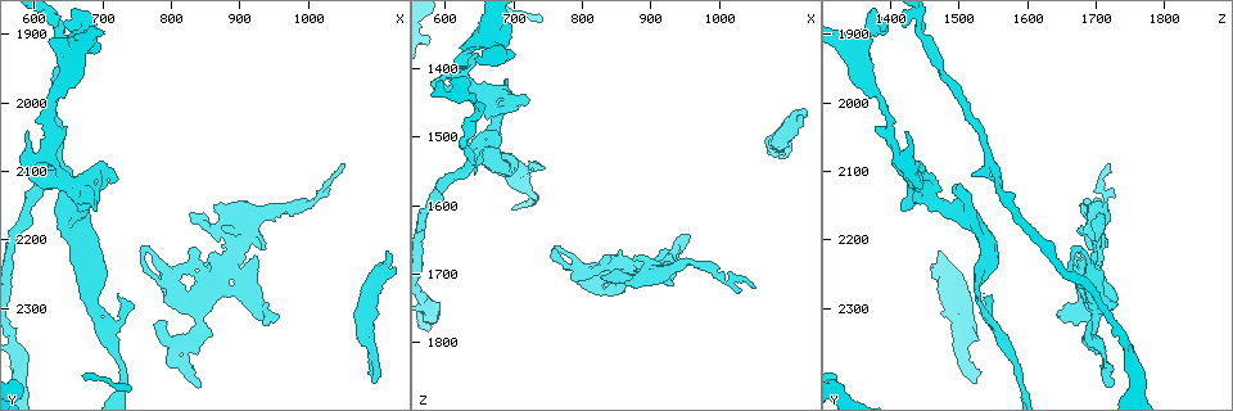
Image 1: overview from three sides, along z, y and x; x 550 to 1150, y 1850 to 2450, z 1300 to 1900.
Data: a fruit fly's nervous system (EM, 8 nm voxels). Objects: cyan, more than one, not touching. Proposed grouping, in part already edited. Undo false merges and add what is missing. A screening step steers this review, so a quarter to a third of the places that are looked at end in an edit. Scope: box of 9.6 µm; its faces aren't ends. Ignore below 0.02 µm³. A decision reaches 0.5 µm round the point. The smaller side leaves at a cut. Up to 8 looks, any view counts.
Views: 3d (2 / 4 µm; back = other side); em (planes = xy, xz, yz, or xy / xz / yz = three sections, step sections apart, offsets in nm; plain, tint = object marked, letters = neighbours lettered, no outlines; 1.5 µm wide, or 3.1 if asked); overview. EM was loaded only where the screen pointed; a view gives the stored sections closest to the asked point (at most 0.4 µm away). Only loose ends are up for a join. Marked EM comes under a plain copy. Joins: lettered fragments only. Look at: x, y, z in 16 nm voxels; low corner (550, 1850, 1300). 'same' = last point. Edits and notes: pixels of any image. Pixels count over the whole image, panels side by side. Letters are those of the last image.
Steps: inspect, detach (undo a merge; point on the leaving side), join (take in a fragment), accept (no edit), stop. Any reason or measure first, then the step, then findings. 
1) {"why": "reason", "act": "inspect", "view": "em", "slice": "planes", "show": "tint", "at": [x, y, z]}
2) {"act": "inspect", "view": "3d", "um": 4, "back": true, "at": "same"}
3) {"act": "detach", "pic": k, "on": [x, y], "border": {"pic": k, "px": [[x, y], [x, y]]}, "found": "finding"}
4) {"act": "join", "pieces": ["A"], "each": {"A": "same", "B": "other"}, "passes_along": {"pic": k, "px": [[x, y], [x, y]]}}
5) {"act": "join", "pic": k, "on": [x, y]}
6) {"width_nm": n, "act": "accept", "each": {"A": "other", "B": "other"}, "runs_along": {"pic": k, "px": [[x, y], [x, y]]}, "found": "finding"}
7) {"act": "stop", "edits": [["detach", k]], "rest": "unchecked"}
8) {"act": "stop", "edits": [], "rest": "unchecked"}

{"why": "abrupt turn", "act": "inspect", "view": "em", "slice": "planes", "show": "letters", "at": [805, 2370, 1710]}

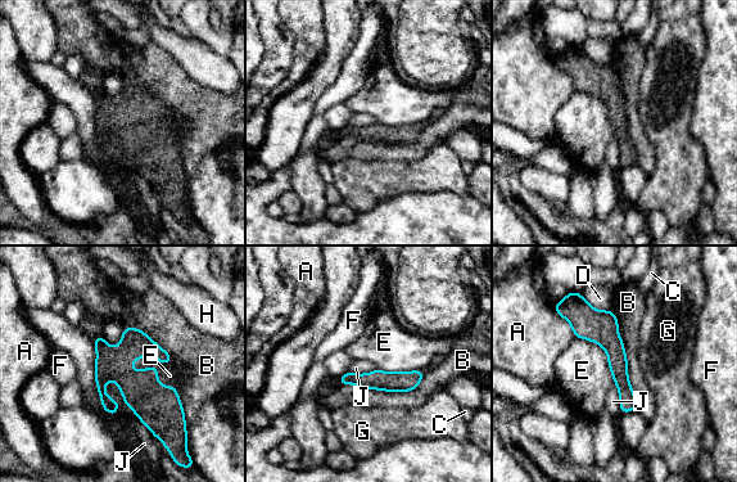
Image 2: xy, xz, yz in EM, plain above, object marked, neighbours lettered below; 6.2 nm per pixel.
{"longest_contact_nm": ["J", 460], "act": "accept", "each": {"A": "other", "B": "other", "C": "other", "D": "other", "E": "other", "F": "other", "G": "other", "H": "other", "J": "other"}, "border": {"pic": 2, "px": [[575, 337], [605, 351], [614, 381]]}, "found": "one neuron here"}

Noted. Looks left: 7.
{"why": "touches itself", "act": "inspect", "view": "em", "slice": "planes", "show": "letters", "at": [760, 2230, 1665]}

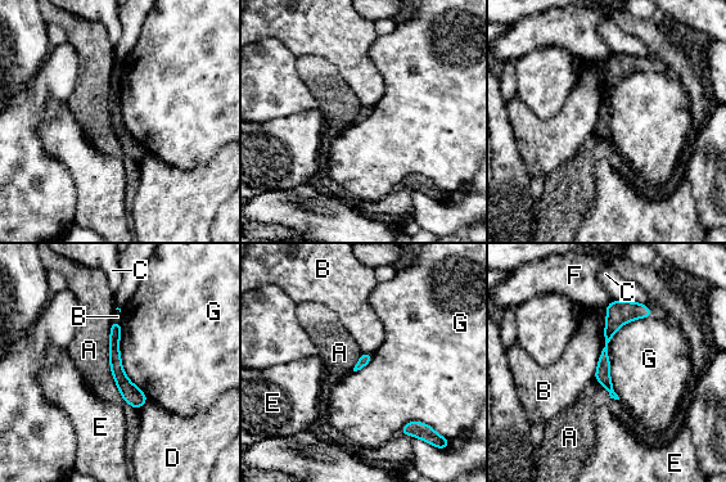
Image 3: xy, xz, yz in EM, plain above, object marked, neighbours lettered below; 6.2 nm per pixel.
{"act": "accept", "each": {"A": "other", "B": "other", "C": "other", "D": "other", "E": "other", "F": "other", "G": "other"}, "runs_along": {"pic": 3, "px": [[643, 307], [608, 333], [609, 387]]}, "found": "one neuron here"}

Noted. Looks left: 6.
{"why": "free end", "act": "inspect", "view": "em", "slice": "xz", "step": 4, "show": "letters", "at": [925, 2225, 1665]}

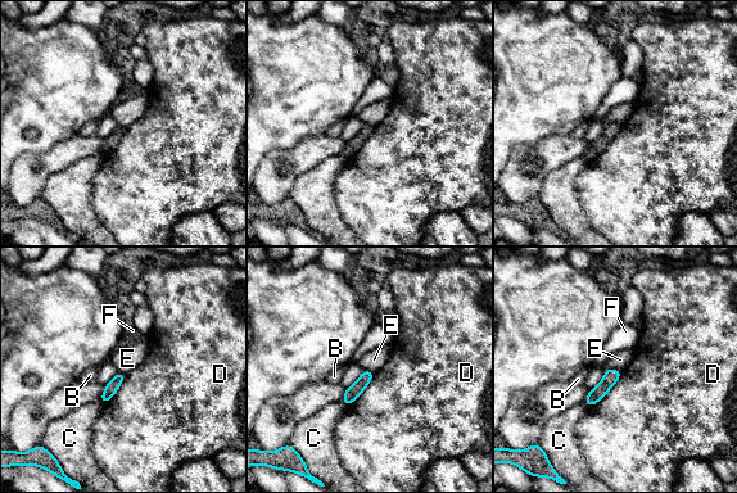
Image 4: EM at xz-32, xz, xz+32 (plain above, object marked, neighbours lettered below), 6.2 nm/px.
{"why": "another direction", "act": "inspect", "view": "em", "slice": "planes", "show": "letters", "at": "same"}

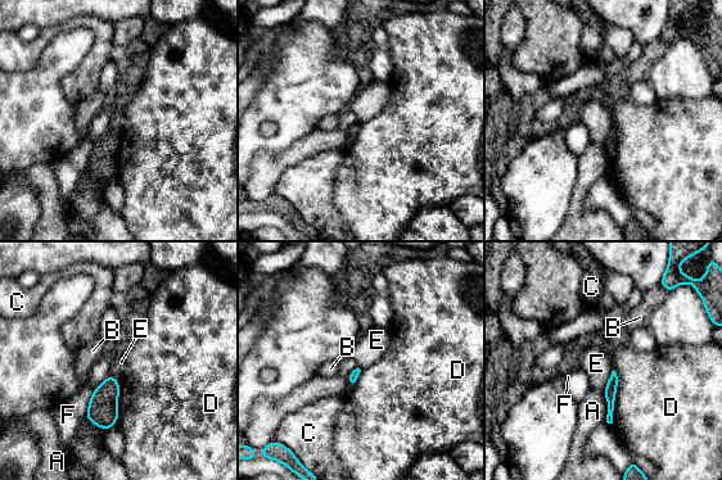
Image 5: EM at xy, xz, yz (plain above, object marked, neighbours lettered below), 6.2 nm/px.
{"act": "accept", "each": {"A": "other", "B": "other", "C": "other", "D": "other", "E": "other", "F": "other"}, "border": {"pic": 5, "px": [[613, 370], [603, 390]]}, "found": "no lettered fragment goes on from it"}

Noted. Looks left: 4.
{"act": "stop", "edits": [], "rest": "unchecked"}

